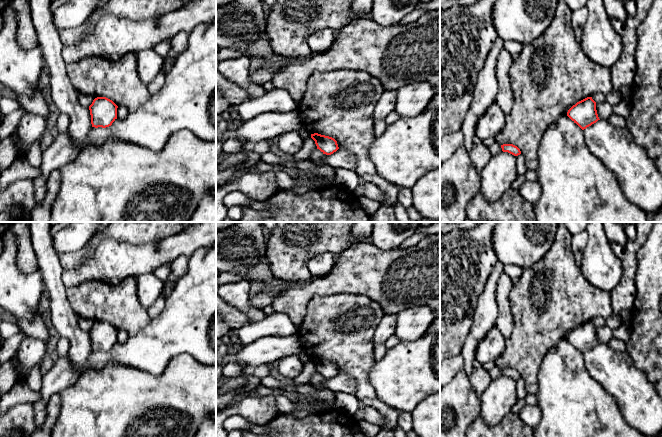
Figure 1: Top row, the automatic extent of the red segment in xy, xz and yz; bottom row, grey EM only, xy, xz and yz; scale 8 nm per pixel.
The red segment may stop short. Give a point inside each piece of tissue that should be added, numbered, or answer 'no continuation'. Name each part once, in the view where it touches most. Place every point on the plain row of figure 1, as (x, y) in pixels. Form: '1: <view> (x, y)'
no continuation

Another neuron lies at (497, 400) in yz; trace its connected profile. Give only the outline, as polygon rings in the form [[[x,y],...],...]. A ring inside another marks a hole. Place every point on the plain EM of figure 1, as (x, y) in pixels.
[[[501,375],[491,379],[490,384],[480,398],[479,417],[487,426],[494,426],[508,415],[517,397],[516,380]]]

